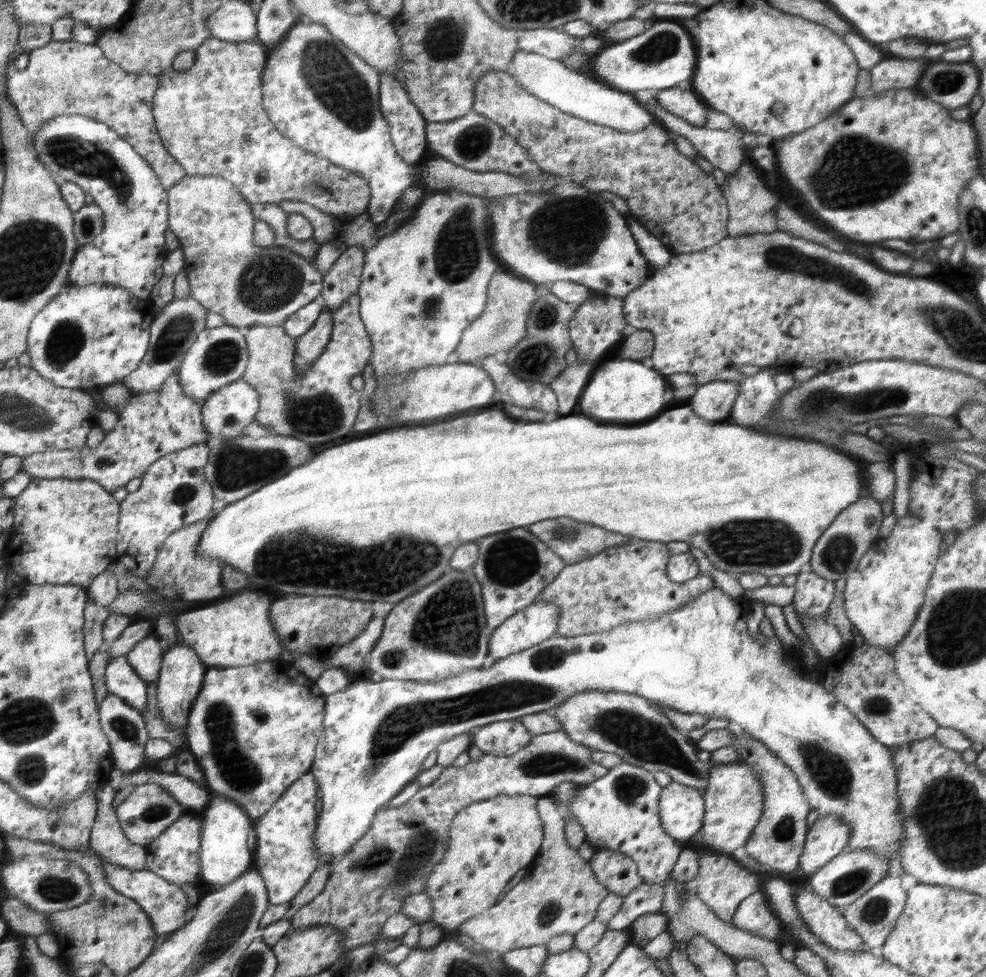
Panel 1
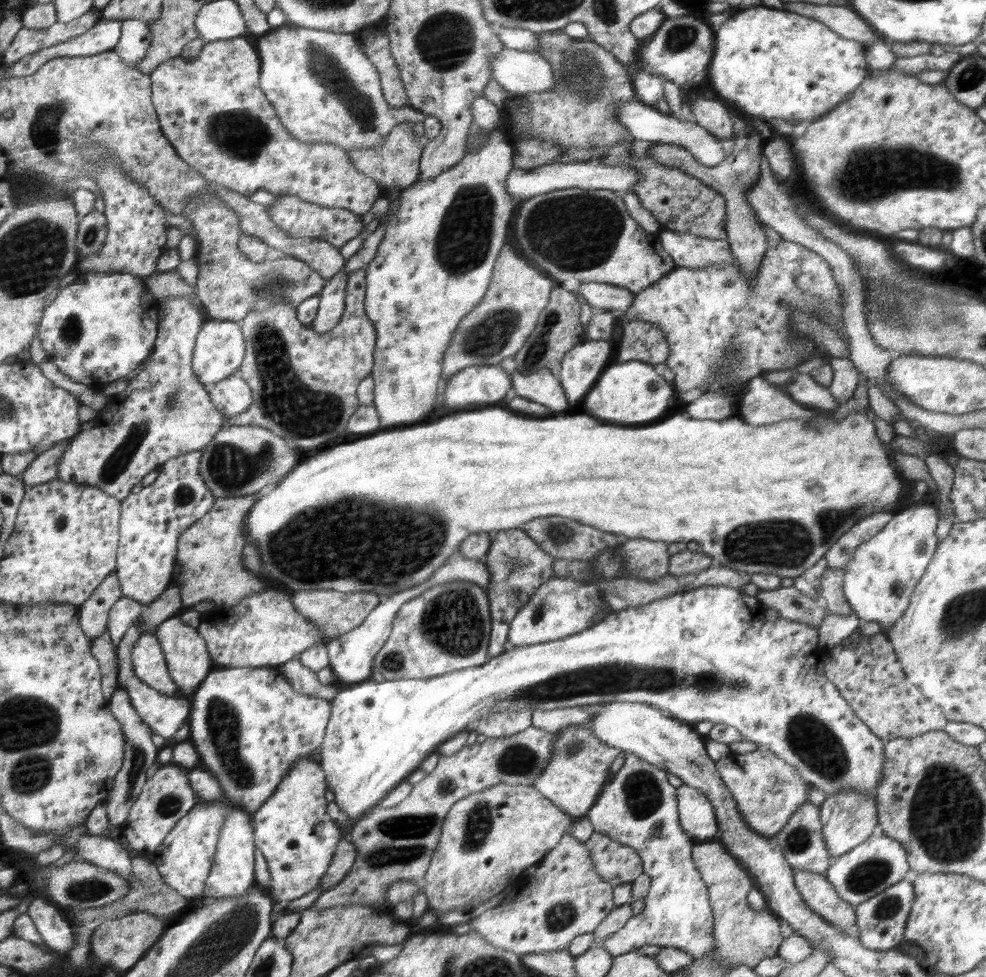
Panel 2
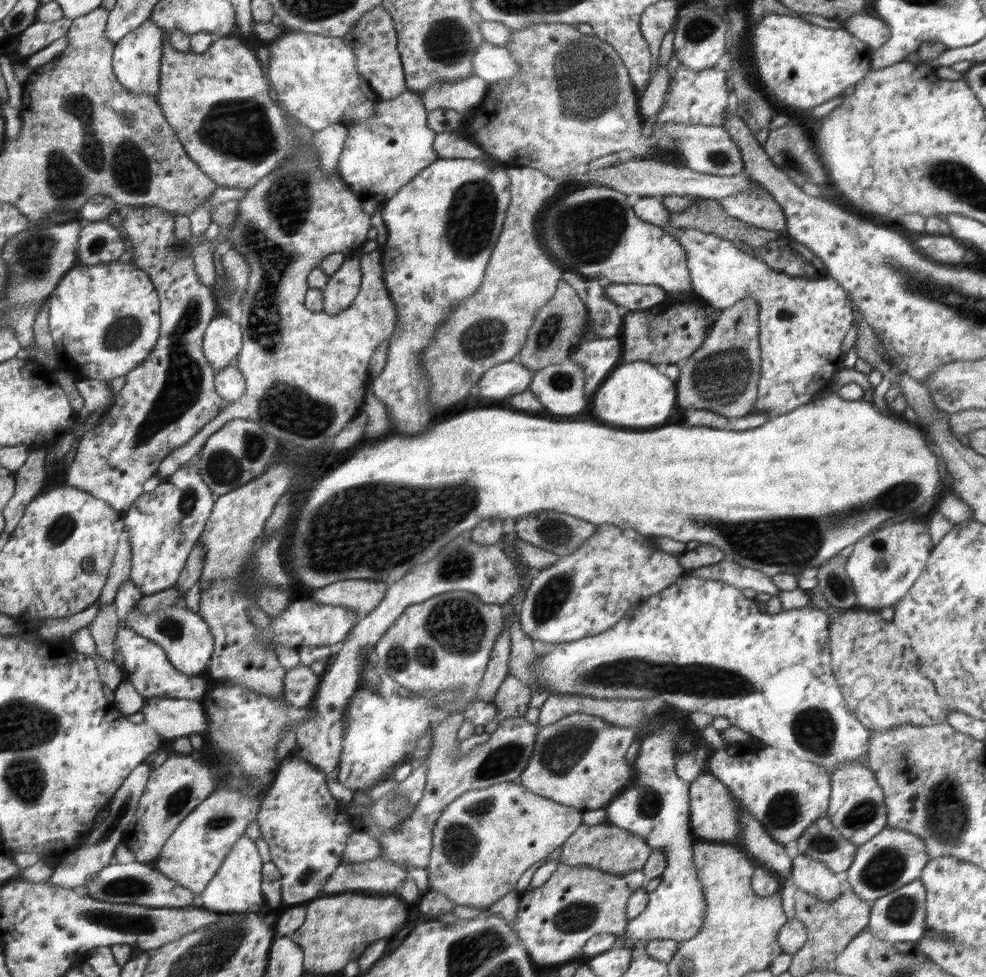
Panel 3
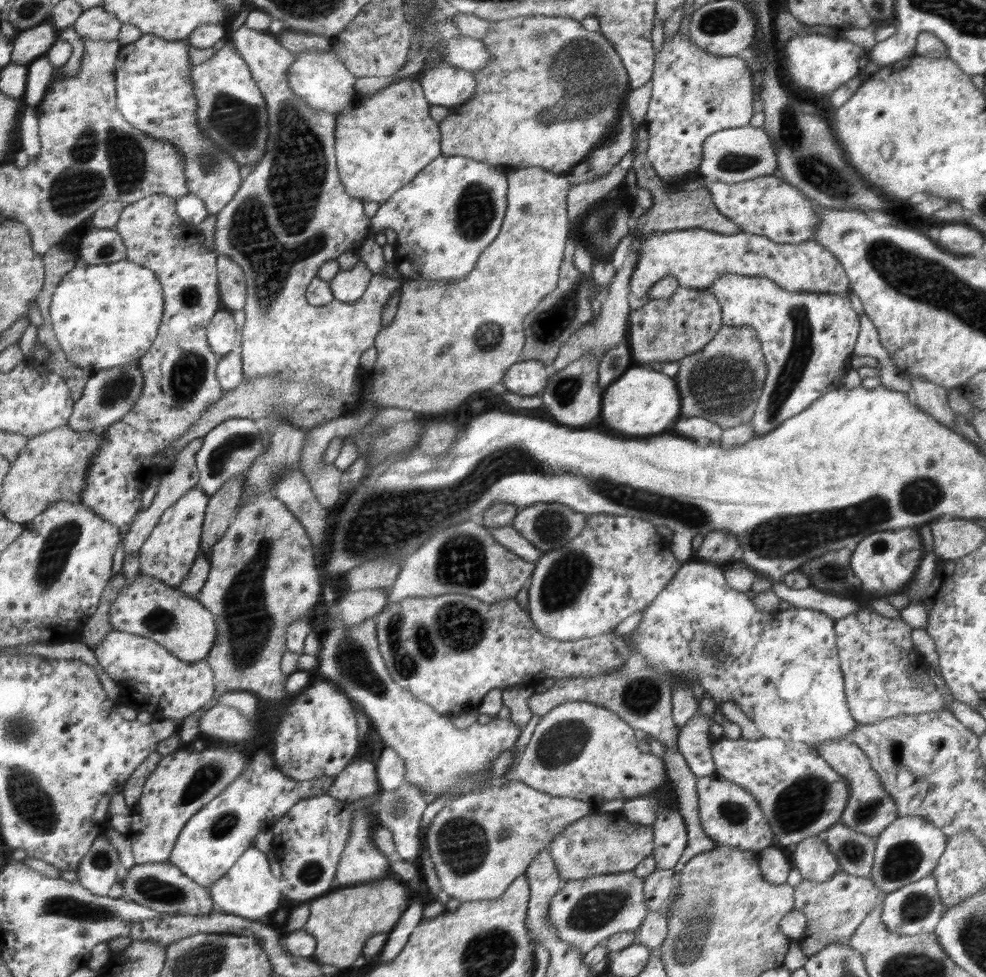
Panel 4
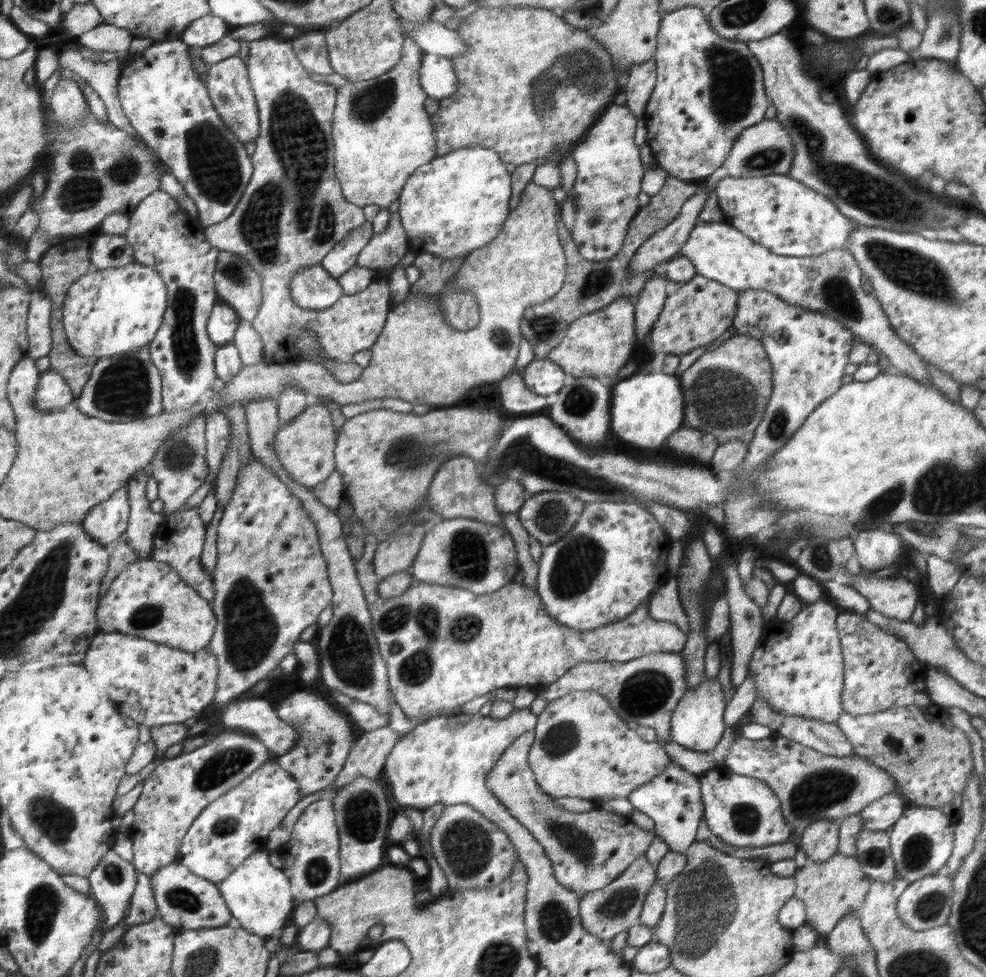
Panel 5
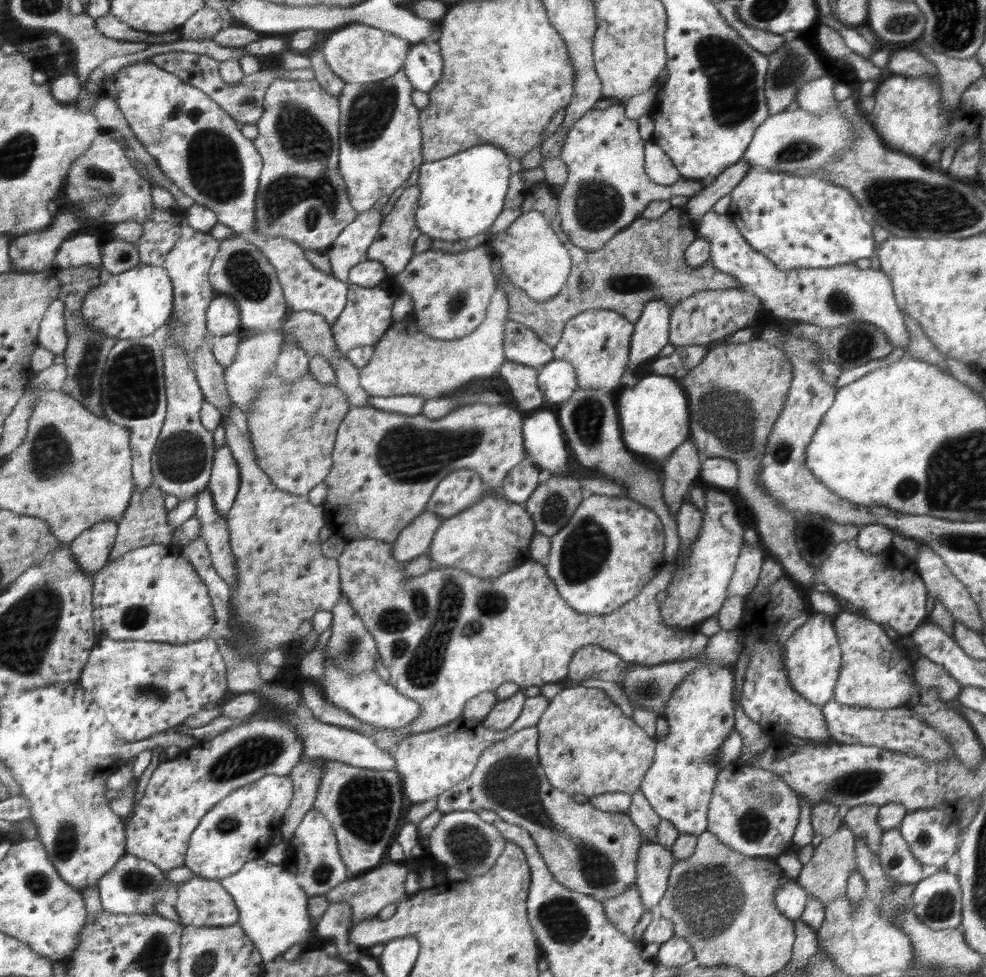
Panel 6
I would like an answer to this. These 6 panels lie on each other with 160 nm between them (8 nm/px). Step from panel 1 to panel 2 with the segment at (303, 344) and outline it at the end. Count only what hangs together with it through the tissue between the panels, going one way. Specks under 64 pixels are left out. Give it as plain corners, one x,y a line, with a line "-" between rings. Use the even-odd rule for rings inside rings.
342,268
338,274
334,275
319,292
319,307
317,315
310,324
319,334
324,334
331,330
340,322
341,314
344,312
344,297
347,279
350,273
346,268

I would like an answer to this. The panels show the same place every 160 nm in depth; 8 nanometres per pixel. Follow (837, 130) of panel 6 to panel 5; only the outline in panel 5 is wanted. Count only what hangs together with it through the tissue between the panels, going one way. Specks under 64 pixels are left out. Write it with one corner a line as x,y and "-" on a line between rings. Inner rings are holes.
776,118
765,119
746,128
742,136
738,136
734,148
730,148
721,168
726,176
732,178
768,176
772,173
787,174
792,168
792,160
794,160
794,144
790,141
790,137
786,135
786,131

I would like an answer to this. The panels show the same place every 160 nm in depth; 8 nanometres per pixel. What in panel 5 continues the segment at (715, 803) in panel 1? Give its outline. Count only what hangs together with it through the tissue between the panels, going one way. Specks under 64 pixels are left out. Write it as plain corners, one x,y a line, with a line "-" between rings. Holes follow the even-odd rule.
775,734
763,740
747,740
742,736
738,740
734,740
730,753
726,755
722,766
725,766
727,770
734,774
751,776
765,782
778,797
782,816
785,822
791,826
792,833
795,832
796,834
801,834
813,821
832,820
838,823
849,816
859,814
864,807
876,802
885,794
901,794
897,790
895,780
885,770
878,768
863,756
858,756
857,754
851,754
851,756
828,756
812,748
807,748
794,740
775,736

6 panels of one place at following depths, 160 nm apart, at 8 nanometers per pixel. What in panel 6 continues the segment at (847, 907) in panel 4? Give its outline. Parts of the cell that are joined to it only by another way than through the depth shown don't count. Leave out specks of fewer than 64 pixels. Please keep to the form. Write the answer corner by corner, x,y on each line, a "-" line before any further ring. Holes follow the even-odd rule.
841,818
838,823
840,827
837,831
818,844
817,848
814,849
812,858
806,864
803,864
803,870
795,877
798,880
798,885
806,890
810,896
815,896
822,900
825,907
839,896
846,894
848,879
850,879
853,870
857,868
857,856
855,853
857,844
855,843
854,835
843,824

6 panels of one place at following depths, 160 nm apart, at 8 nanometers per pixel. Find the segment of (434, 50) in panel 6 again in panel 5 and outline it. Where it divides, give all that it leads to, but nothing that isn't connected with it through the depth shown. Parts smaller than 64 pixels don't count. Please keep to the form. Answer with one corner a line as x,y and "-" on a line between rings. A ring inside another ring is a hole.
424,53
419,76
428,97
440,100
457,91
458,79
453,62
449,58

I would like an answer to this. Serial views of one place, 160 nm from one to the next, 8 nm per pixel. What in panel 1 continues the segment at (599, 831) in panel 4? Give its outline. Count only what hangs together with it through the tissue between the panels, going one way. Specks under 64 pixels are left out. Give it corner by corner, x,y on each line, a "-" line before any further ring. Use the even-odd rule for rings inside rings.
605,848
596,850
588,861
598,882
606,886
610,893
625,897
644,883
637,861
625,853

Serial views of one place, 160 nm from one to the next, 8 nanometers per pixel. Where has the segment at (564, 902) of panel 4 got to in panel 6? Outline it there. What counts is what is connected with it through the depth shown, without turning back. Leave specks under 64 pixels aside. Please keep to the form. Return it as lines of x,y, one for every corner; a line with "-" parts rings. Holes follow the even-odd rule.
640,788
632,794
630,808
626,813
638,827
641,838
643,838
643,840
649,840
649,842
655,842
657,828
662,820
654,812
650,803
643,797
-
634,883
621,895
601,901
607,921
630,938
633,936
632,929
645,911
644,900
636,888
637,884

